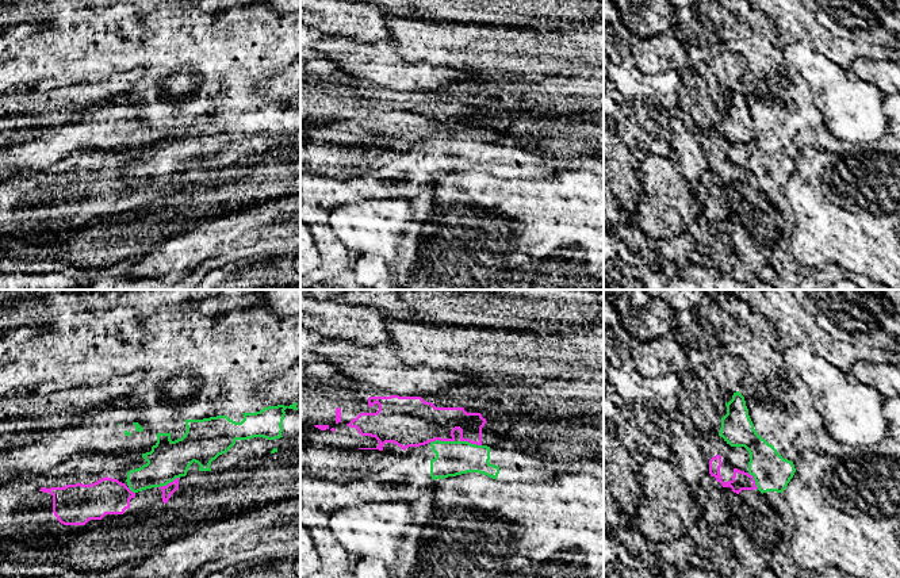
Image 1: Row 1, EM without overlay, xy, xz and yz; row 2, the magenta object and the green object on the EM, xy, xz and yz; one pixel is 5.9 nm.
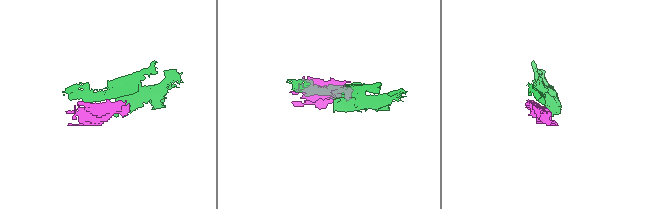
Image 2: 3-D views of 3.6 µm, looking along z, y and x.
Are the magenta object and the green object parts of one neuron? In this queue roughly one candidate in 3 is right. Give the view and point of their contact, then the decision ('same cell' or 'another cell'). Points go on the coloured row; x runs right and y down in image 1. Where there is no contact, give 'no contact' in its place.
contact xz (441, 440); another cell

